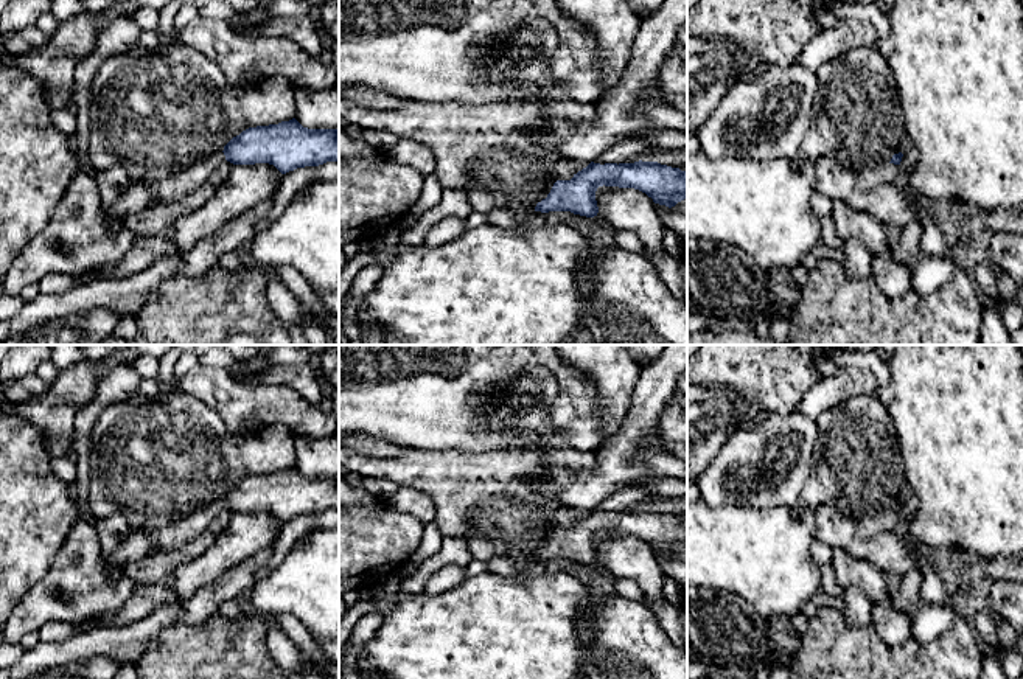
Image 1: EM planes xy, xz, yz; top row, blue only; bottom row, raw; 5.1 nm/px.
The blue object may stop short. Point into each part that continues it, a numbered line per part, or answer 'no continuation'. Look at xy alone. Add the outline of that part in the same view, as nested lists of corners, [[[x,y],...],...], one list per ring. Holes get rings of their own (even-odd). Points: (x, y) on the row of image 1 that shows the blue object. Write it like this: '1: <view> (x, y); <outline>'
1: xy (140, 194); [[[216,151],[193,162],[185,171],[157,182],[132,180],[123,196],[104,210],[104,221],[110,232],[123,228],[123,218],[141,213],[155,202],[182,197],[208,182],[213,171],[225,162],[222,151]]]

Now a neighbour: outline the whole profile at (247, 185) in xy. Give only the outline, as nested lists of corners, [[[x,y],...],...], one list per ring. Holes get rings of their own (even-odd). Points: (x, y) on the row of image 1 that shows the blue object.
[[[269,163],[233,165],[229,179],[201,208],[171,225],[173,245],[180,252],[188,252],[236,216],[272,199],[281,176]]]

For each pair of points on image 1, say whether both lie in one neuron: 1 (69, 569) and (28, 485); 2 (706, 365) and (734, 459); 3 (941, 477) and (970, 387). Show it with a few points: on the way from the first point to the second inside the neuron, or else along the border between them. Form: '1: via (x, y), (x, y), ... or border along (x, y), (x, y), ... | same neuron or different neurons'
1: border along (76, 516), (52, 566), (39, 580) | different neurons
2: border along (761, 423), (751, 428), (740, 428), (705, 468) | different neurons
3: via (963, 456), (970, 448), (970, 409) | same neuron

